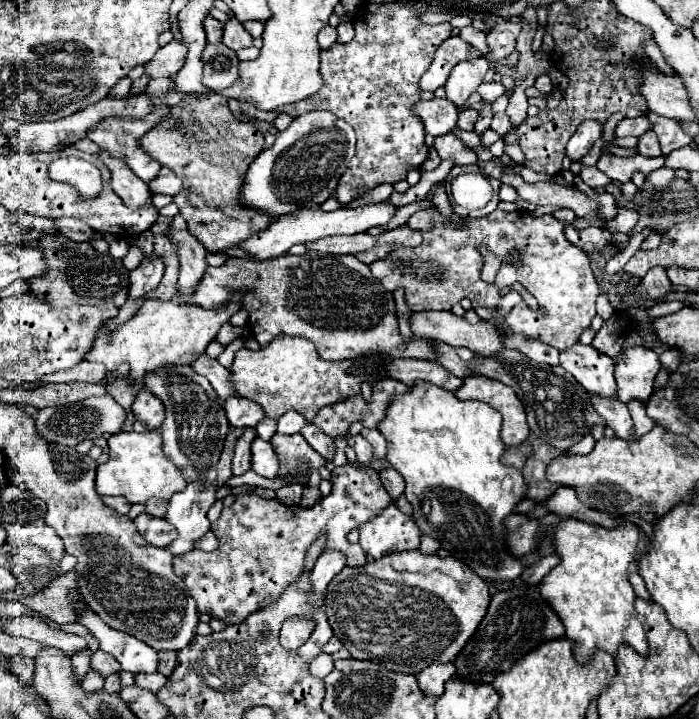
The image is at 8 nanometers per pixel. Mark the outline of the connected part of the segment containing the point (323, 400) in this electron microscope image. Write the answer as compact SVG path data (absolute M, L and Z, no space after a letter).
M276 338L272 344L260 350L240 348L234 354L232 362L232 390L248 400L258 402L266 416L280 418L288 410L296 410L306 420L314 418L314 412L320 408L346 400L354 394L360 394L360 384L372 374L382 370L384 356L362 356L354 360L328 362L314 354L314 346L306 338Z

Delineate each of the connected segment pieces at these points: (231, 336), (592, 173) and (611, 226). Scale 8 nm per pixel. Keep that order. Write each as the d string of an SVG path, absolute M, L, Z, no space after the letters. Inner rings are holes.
M226 322L226 324L222 324L216 340L218 340L222 346L228 346L228 344L230 344L232 340L236 340L236 338L242 338L242 328L232 326L230 322Z
M596 166L583 167L582 170L580 170L580 178L591 188L605 187L612 183L612 180L598 170ZM584 172L586 172L586 174L584 174Z
M622 208L618 210L616 218L606 222L606 230L610 232L624 232L624 234L630 234L630 230L636 226L640 214L636 210L628 210L628 208Z

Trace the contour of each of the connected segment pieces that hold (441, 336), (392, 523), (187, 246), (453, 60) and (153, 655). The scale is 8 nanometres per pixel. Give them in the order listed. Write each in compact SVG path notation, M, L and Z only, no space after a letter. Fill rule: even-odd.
M452 312L410 314L410 328L418 338L432 338L450 346L464 346L486 356L504 350L494 324L478 322L472 326Z
M388 506L374 522L362 526L360 546L370 558L378 560L390 552L420 548L420 536L422 532L412 516Z
M176 230L164 232L170 242L176 246L178 258L180 258L180 278L178 278L178 286L182 290L182 294L190 294L194 292L194 286L198 284L198 280L202 278L204 270L206 270L206 248L188 234L188 230Z
M460 36L448 38L442 46L438 46L430 68L428 68L426 74L420 78L420 88L434 92L436 88L444 86L448 74L452 72L452 68L454 68L458 62L472 60L472 58L478 58L478 56L480 56L480 52L478 52L472 44L464 42Z
M88 606L78 608L76 616L78 616L76 622L90 630L90 634L98 640L100 650L112 654L120 662L122 670L128 670L132 674L154 672L156 670L158 652L154 648L146 646L144 642L140 642L138 638L134 638L126 632L110 628Z

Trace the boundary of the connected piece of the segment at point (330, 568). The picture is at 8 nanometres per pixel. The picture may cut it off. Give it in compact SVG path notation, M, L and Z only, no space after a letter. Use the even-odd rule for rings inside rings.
M324 550L320 558L316 560L316 566L310 574L312 580L312 594L310 594L310 604L314 608L322 606L322 598L326 592L326 586L330 580L346 566L346 556L342 556L340 550Z

